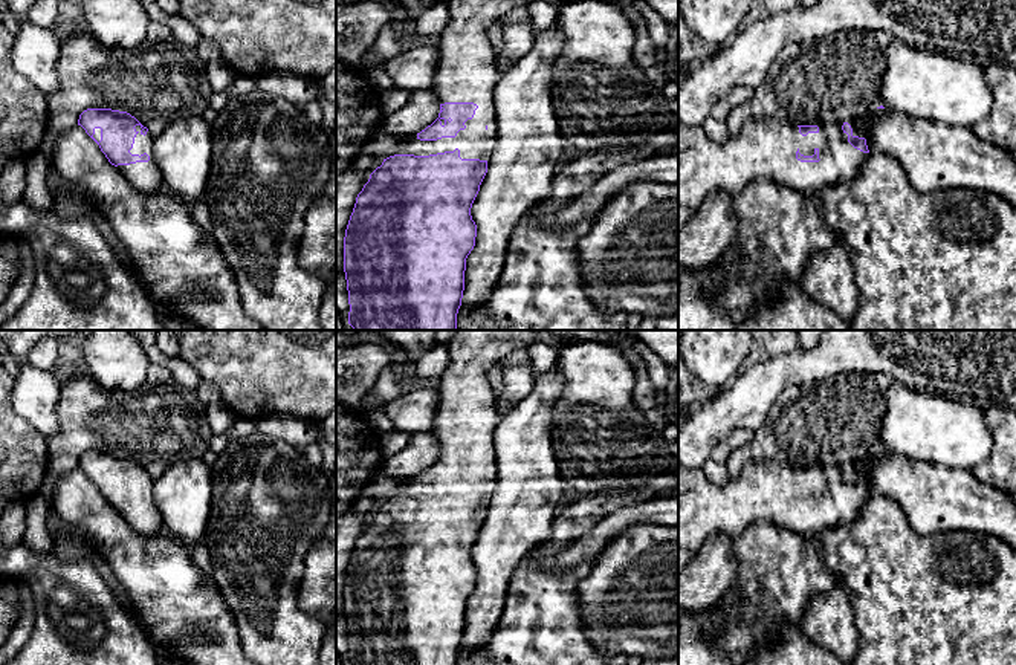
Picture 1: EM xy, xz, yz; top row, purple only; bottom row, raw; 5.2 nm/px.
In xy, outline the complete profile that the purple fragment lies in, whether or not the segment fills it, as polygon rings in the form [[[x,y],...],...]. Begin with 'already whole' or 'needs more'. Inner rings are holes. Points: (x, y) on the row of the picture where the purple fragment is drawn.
needs more | [[[87,109],[78,125],[99,145],[128,185],[141,193],[163,191],[163,176],[154,161],[154,135],[127,112]]]

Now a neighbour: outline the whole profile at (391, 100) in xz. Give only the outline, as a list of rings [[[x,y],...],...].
[[[388,89],[382,92],[379,98],[380,98],[382,112],[385,116],[388,116],[397,112],[399,109],[402,109],[408,102],[409,92],[399,89]]]

